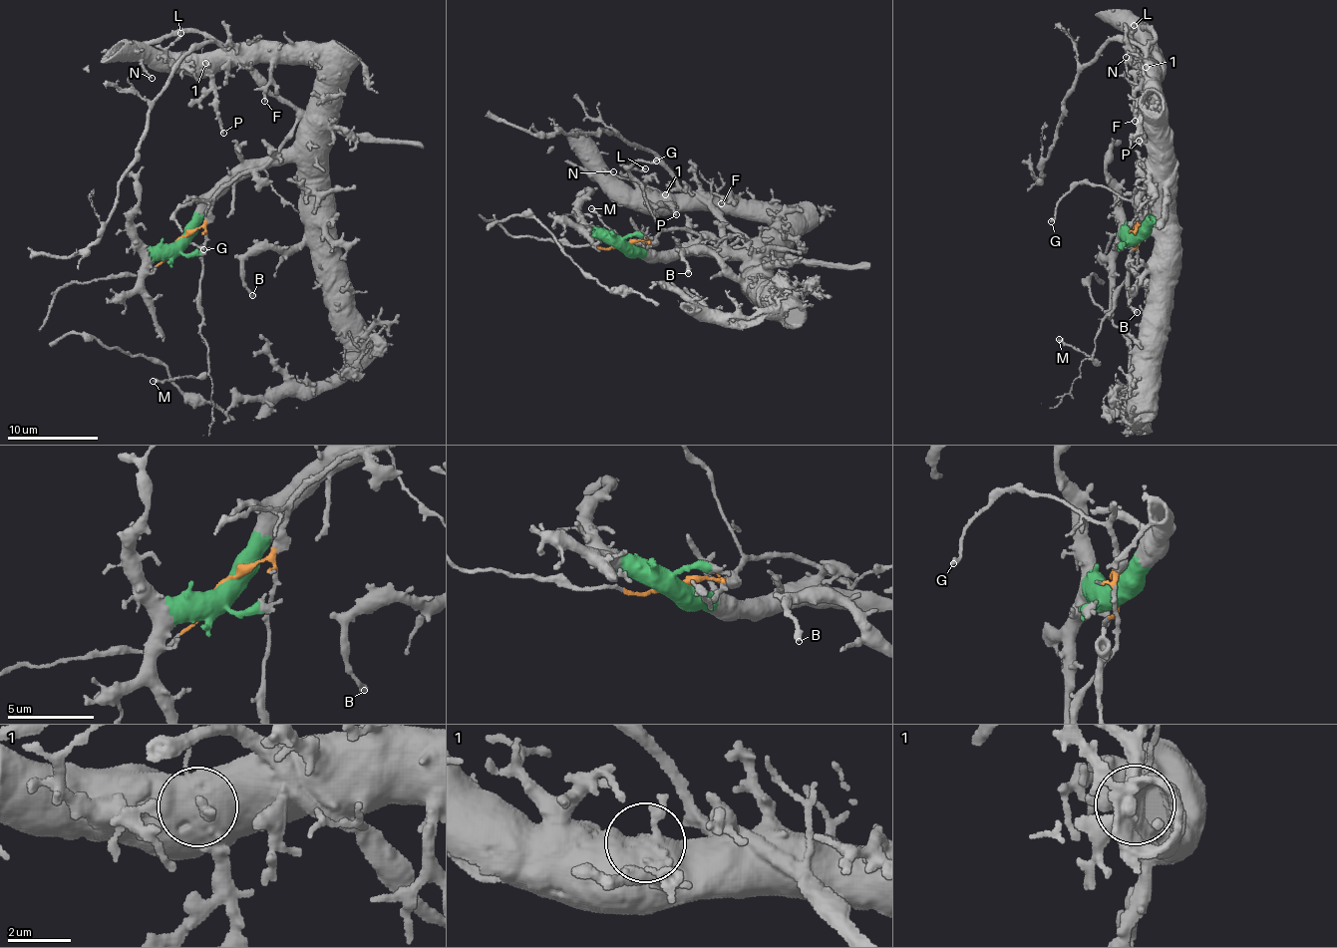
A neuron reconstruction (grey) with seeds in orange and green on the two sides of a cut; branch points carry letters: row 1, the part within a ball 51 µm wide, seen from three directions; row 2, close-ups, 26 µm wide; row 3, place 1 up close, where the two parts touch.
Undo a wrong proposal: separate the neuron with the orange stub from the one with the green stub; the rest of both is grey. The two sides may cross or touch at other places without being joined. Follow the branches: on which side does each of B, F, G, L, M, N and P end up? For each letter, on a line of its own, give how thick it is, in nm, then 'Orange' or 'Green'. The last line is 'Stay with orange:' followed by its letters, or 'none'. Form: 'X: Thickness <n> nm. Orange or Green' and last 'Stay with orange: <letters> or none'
B: Thickness 340 nm. Green
F: Thickness 200 nm. Green
G: Thickness 200 nm. Orange
L: Thickness 220 nm. Green
M: Thickness 170 nm. Orange
N: Thickness 150 nm. Green
P: Thickness 150 nm. Green
Stay with orange: G, M

